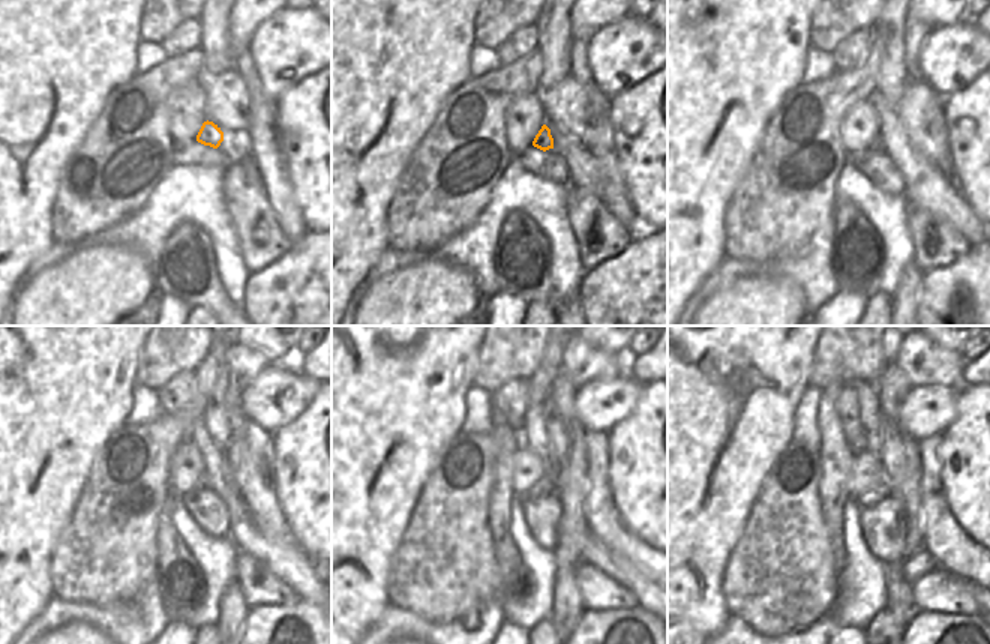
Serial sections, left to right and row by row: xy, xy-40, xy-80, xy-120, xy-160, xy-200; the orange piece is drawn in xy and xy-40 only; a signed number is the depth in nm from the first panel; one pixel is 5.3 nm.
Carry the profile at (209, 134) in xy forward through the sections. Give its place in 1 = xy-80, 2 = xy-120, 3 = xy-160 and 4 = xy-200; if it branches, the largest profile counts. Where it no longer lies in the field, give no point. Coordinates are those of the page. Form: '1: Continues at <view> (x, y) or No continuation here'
1: Continues at xy-80 (876, 144)
2: Continues at xy-120 (201, 485)
3: Continues at xy-160 (543, 488)
4: Continues at xy-200 (875, 494)

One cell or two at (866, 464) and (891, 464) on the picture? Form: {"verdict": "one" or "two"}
{"verdict": "two"}

